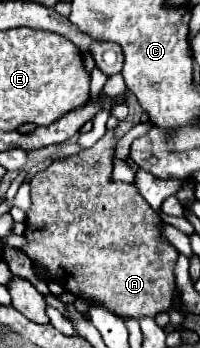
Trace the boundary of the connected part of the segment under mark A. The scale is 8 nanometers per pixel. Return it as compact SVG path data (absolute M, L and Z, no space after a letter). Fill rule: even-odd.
M107 130L107 134L89 150L81 150L79 154L75 156L69 156L65 160L57 160L53 162L47 170L39 172L33 176L31 180L31 208L27 210L27 220L25 220L25 238L27 238L27 244L23 248L19 248L21 252L25 252L31 262L35 262L51 282L57 282L61 284L67 292L79 296L81 300L87 300L89 304L95 304L95 306L101 306L105 310L109 310L111 314L119 316L119 318L155 318L155 314L159 312L170 312L170 319L175 327L181 325L183 321L183 315L173 309L171 304L173 302L173 292L175 292L175 274L173 274L173 268L175 268L175 262L177 262L177 256L179 252L169 244L169 242L163 242L161 238L161 226L163 226L163 220L159 218L157 212L151 210L151 206L147 206L147 202L143 202L143 196L139 194L139 190L133 186L133 184L125 184L125 182L117 182L113 180L113 156L115 156L115 146L117 146L117 138L113 134L113 130Z

